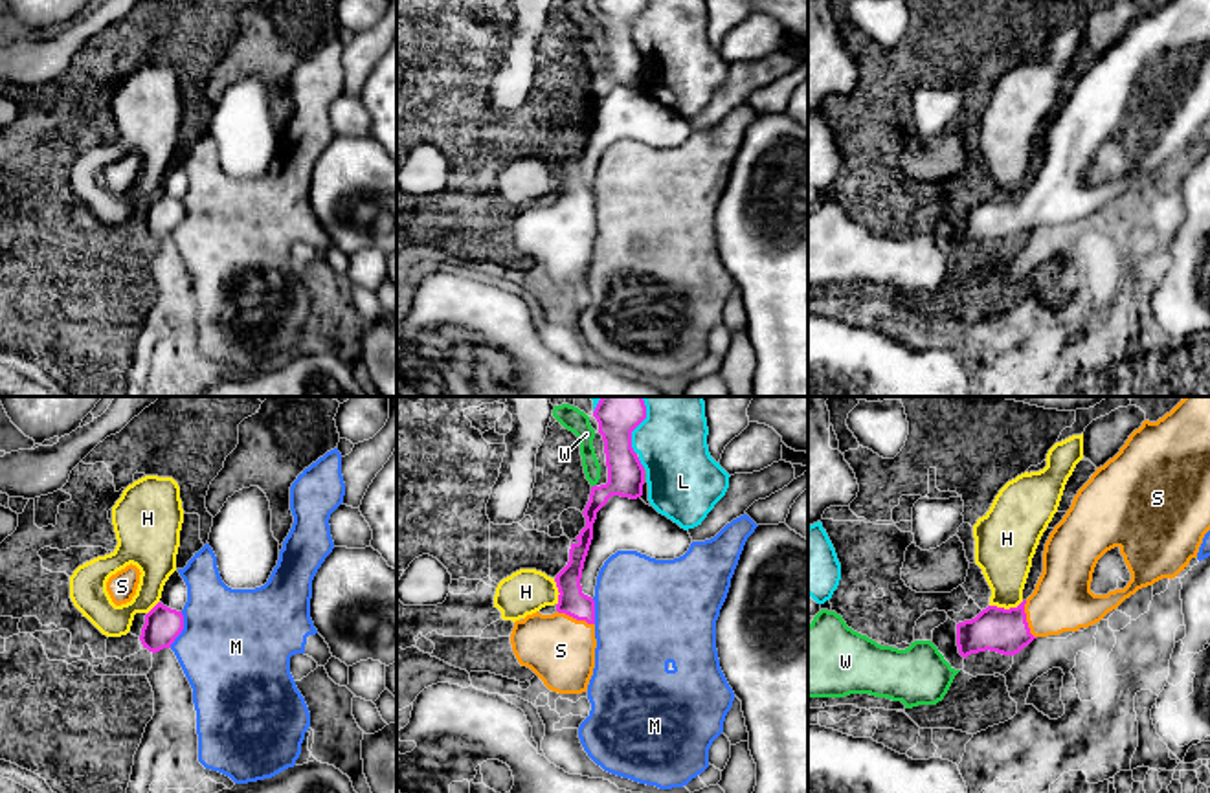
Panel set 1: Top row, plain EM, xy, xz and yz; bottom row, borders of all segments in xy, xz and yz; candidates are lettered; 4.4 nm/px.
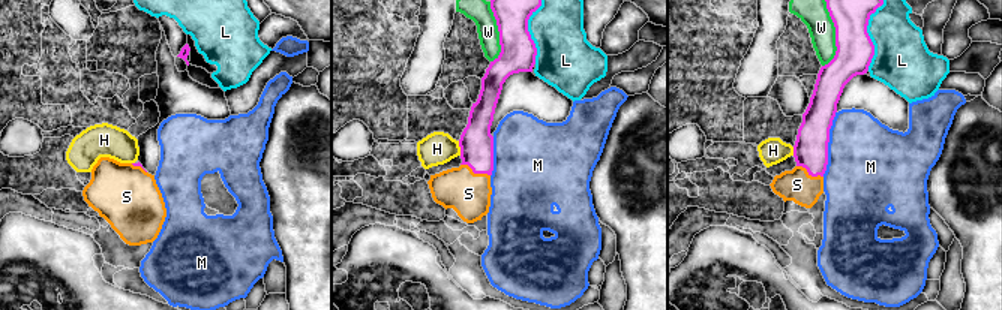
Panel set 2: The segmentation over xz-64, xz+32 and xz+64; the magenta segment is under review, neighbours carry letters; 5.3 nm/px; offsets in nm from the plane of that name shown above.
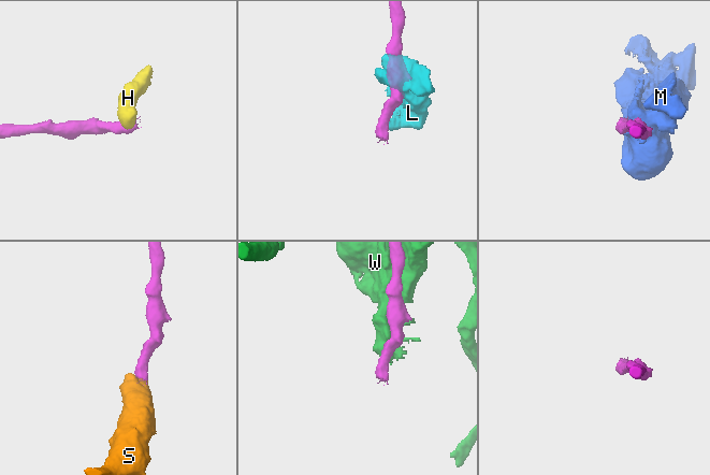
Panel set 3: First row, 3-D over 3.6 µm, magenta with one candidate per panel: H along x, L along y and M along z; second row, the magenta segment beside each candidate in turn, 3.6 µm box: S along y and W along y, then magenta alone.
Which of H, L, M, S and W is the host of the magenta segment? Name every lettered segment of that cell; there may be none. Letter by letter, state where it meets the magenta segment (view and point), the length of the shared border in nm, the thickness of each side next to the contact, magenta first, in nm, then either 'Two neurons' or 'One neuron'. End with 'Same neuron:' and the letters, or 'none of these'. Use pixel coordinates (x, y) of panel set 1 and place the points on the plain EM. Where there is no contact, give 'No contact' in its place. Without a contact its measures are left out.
H: Touches magenta at yz (1007, 199). Shared border 150 nm. Thickness 200 nm (magenta) against 240 nm. Two neurons
L: Touches magenta at xz (630, 22). Shared border 200 nm. Thickness 160 nm (magenta) against 300 nm. Two neurons
M: Touches magenta at xy (182, 217). Shared border 170 nm. Thickness 160 nm (magenta) against 480 nm. Two neurons
S: Touches magenta at yz (1025, 208). Shared border 180 nm. Thickness 200 nm (magenta) against 260 nm. One neuron
W: Touches magenta at xz (595, 74). Shared border 30 nm. Thickness 160 nm (magenta) against 80 nm. Two neurons
Same neuron: S

